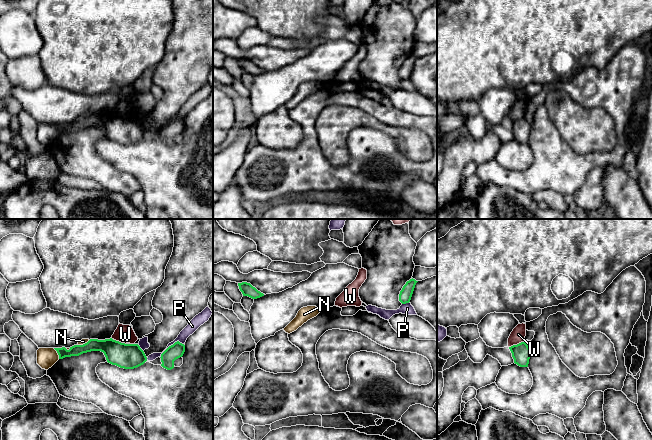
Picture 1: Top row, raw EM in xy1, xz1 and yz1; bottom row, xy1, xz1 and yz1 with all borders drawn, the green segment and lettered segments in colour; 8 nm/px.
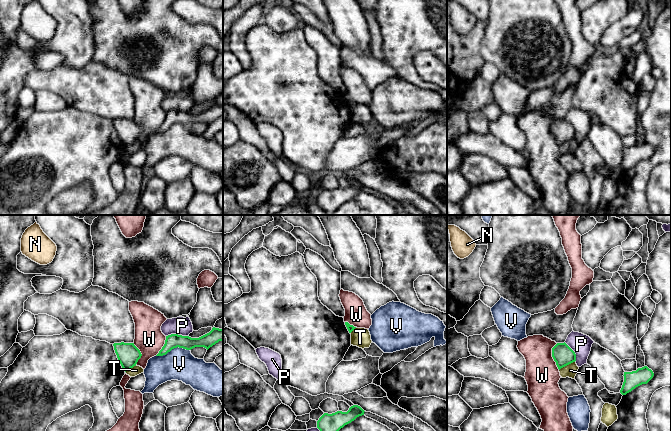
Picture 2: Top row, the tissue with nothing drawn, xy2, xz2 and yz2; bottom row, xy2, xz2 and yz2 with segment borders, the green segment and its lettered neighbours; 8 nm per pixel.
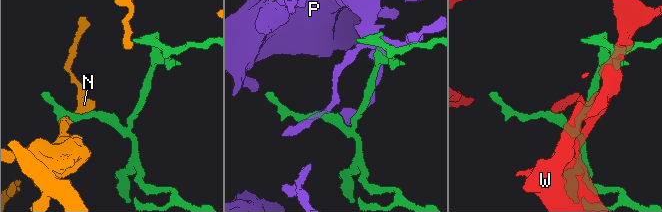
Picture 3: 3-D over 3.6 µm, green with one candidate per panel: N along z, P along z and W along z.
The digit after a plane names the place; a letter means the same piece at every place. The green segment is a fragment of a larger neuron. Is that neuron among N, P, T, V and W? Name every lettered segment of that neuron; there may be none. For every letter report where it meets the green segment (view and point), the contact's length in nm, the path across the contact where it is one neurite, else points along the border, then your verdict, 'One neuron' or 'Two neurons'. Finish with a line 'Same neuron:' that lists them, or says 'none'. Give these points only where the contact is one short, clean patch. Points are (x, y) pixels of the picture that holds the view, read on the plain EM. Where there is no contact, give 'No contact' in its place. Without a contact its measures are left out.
N: Touches green at xy1 (57, 128). Shared border 100 nm. Two neurons
P: Touches green at xy1 (171, 121). Shared border 220 nm. Two neurons
T: Touches green at yz2 (566, 141). Shared border 150 nm. Boundary: yz2 (574, 137), (559, 146). Two neurons
V: Touches green at xy2 (172, 124). Shared border 280 nm. Boundary: xy2 (189, 125), (174, 123), (165, 130), (156, 132). Two neurons
W: Touches green at yz2 (552, 132). Shared border 220 nm. One neuron
Same neuron: W

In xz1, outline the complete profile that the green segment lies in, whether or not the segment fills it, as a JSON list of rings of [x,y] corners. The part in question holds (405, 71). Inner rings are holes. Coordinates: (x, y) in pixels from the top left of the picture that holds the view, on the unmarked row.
[[[412,54],[409,57],[407,57],[406,60],[403,62],[399,70],[399,77],[402,80],[406,80],[410,78],[415,61],[417,58],[418,57]]]

